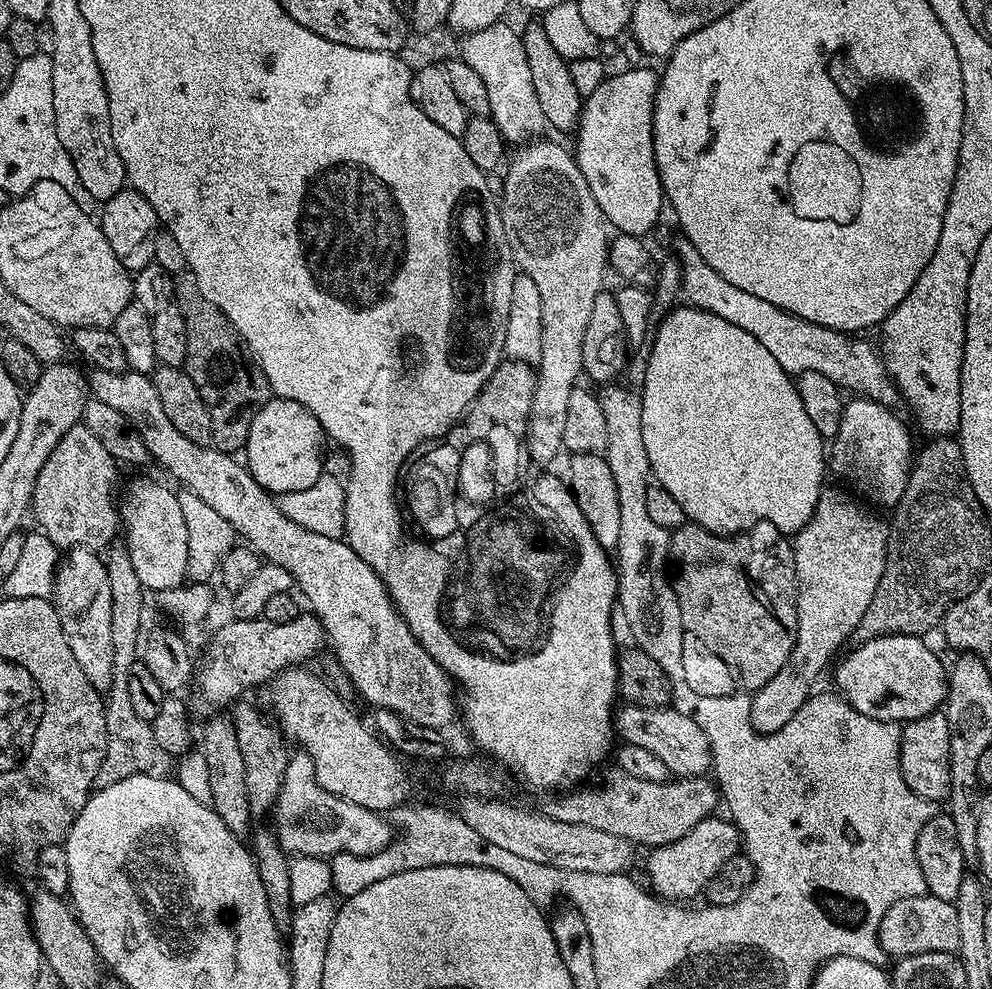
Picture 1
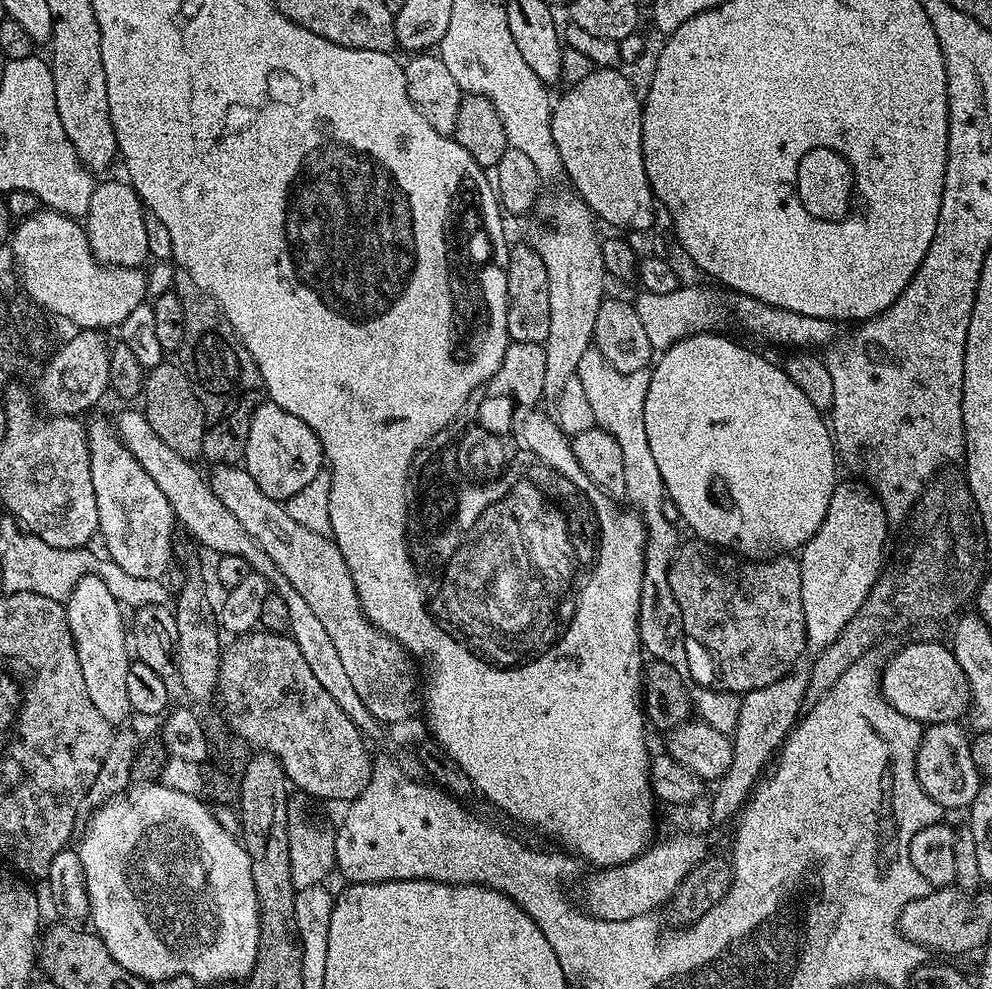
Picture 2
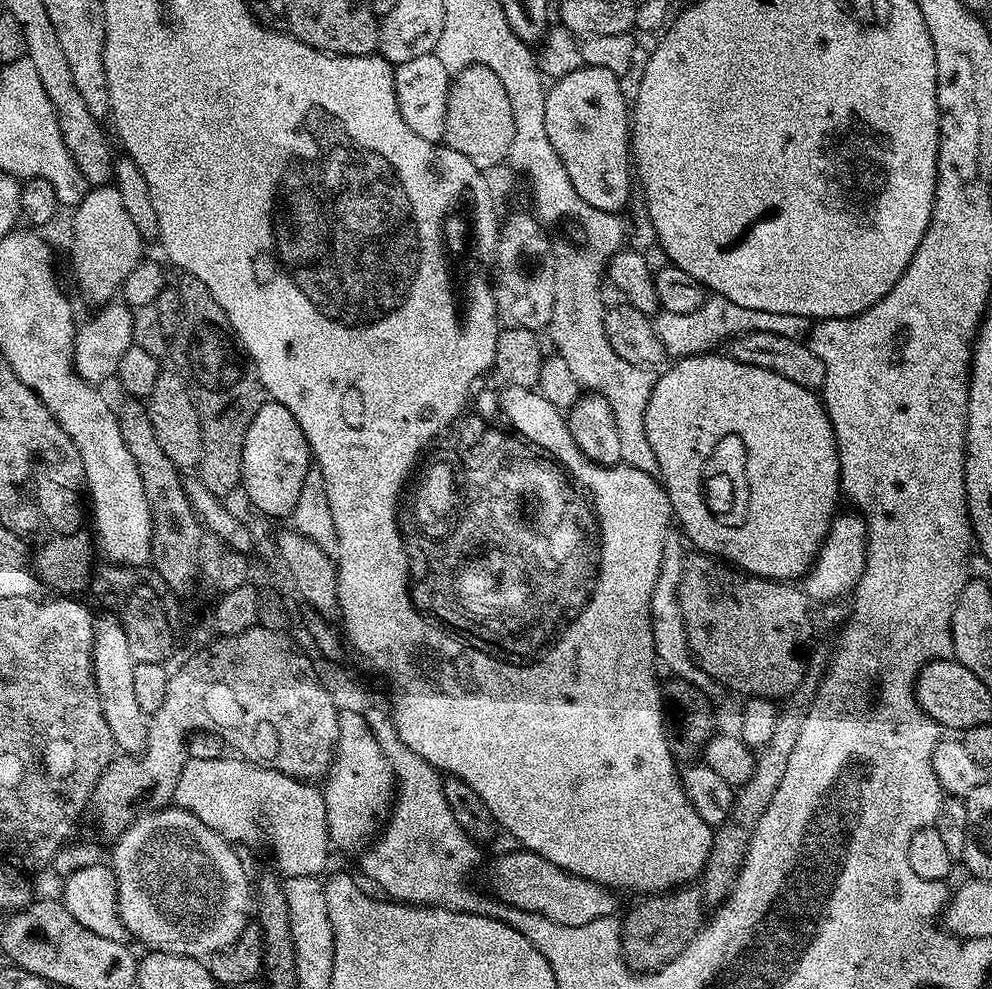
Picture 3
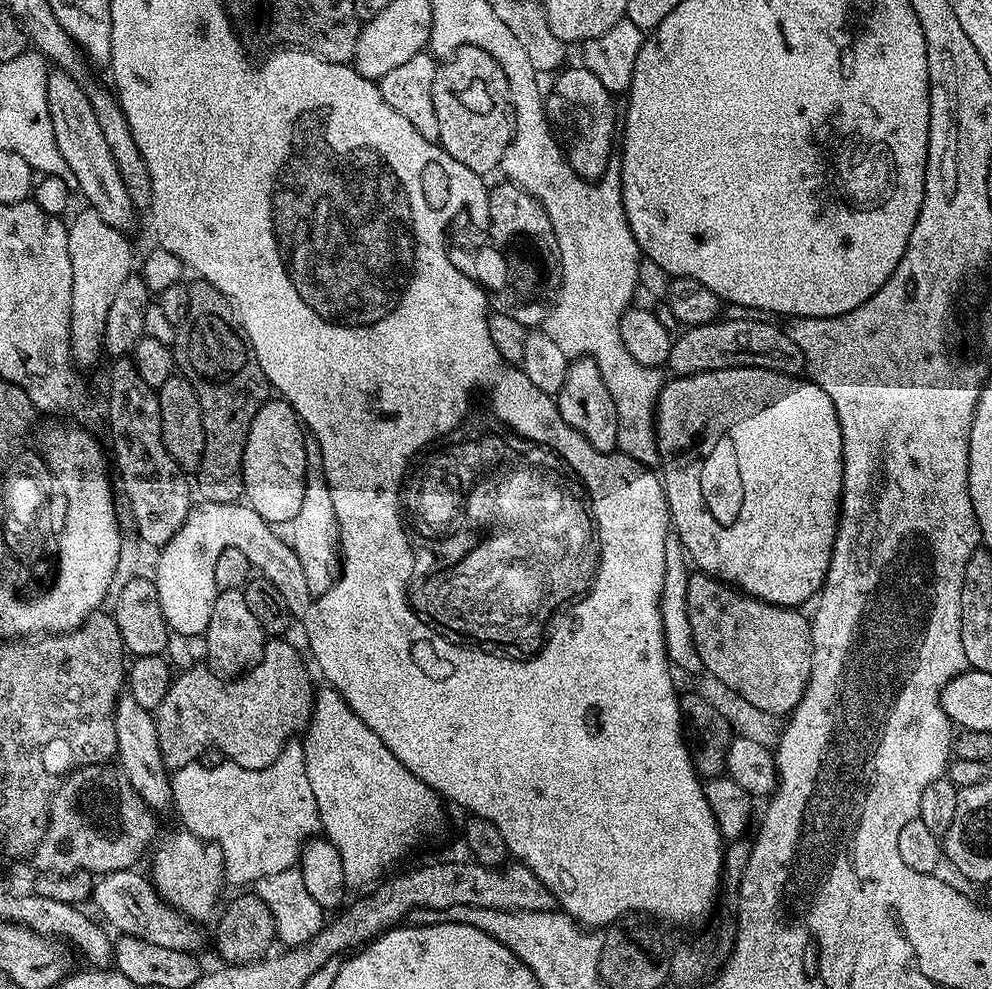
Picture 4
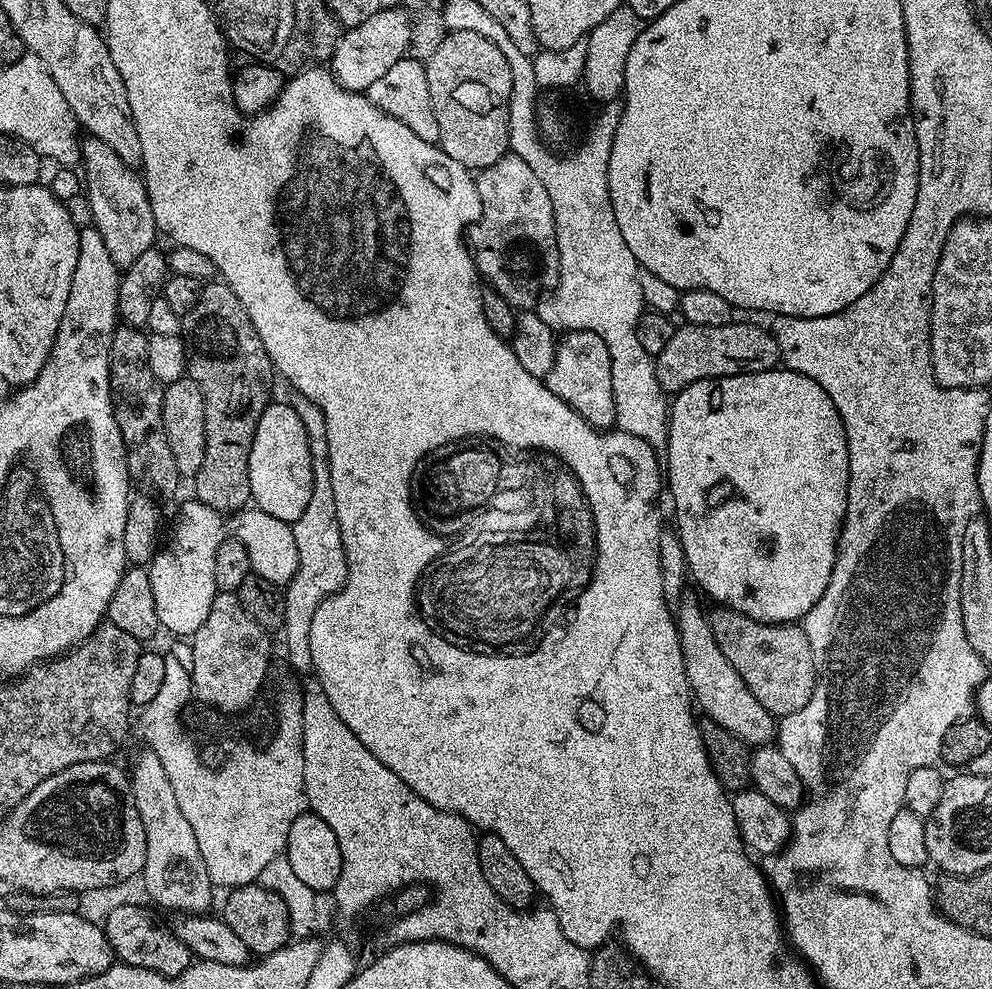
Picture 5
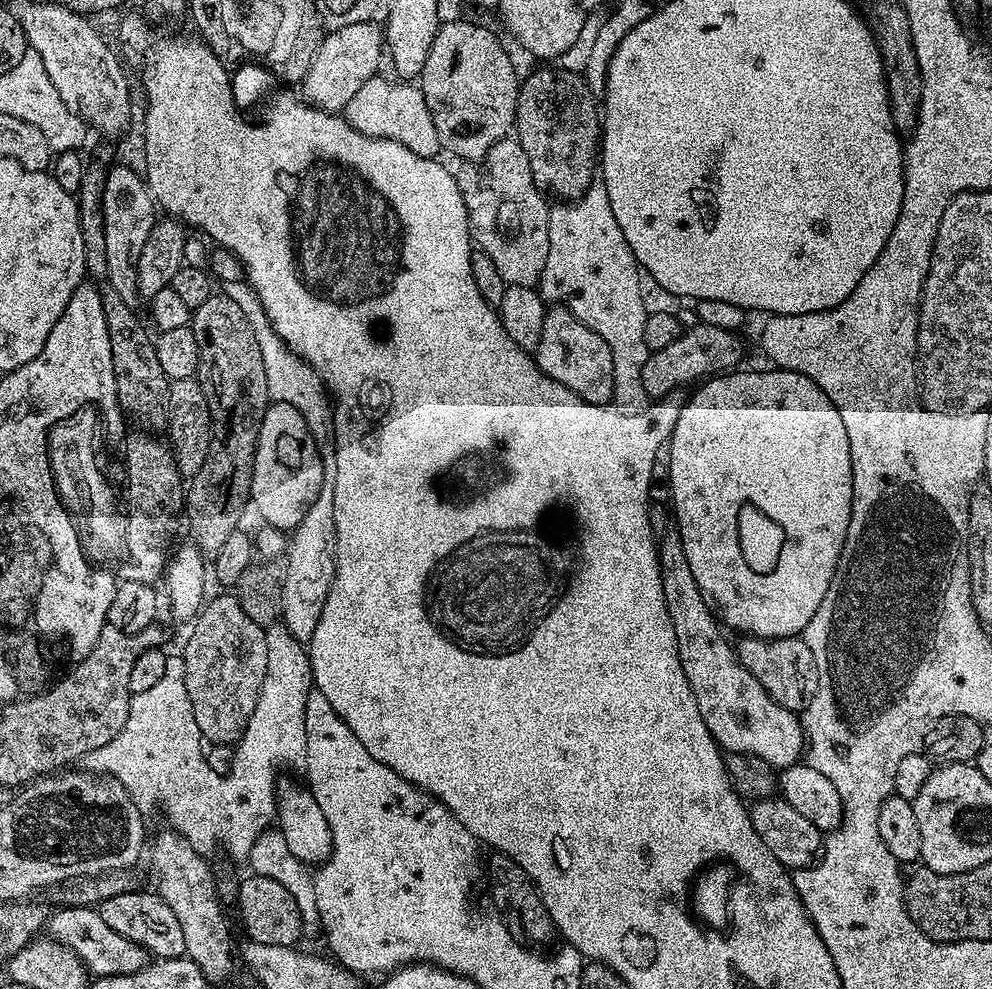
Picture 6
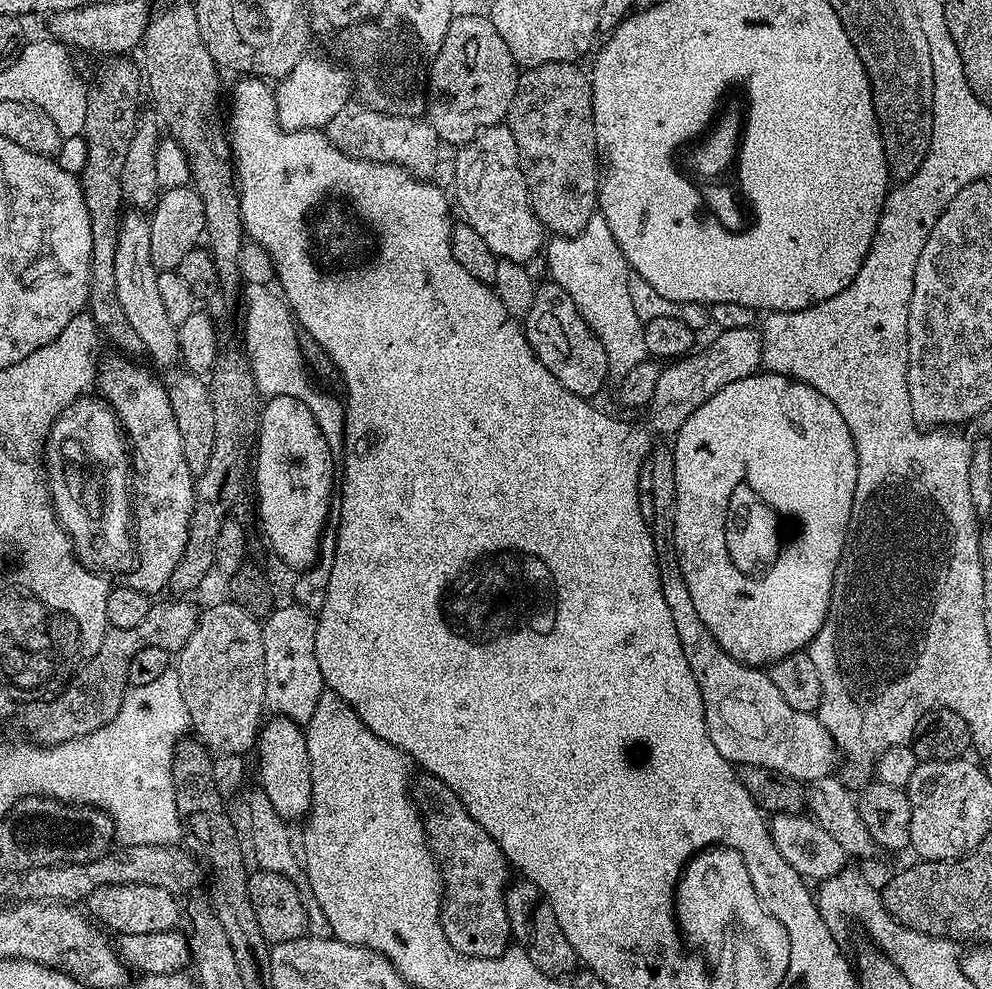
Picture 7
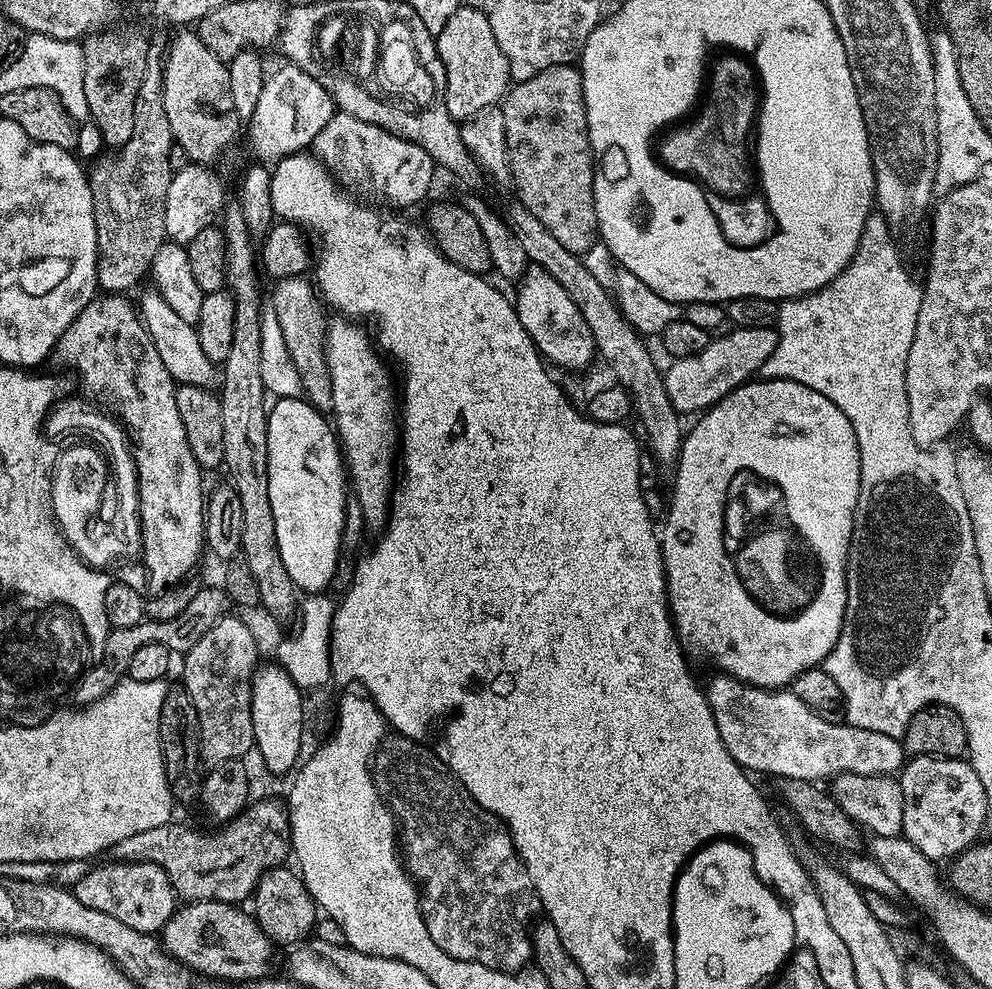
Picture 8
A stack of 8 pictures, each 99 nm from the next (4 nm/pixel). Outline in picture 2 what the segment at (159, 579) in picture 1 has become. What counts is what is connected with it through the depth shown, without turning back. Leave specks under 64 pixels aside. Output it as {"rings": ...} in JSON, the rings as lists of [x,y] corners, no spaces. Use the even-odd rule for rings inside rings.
{"rings":[[[104,420],[87,421],[86,431],[88,434],[88,449],[90,450],[90,482],[94,482],[94,498],[98,502],[98,522],[100,523],[99,539],[104,539],[104,548],[107,559],[118,562],[118,566],[122,566],[122,570],[126,570],[126,574],[134,574],[137,578],[154,578],[161,579],[165,574],[164,571],[168,568],[168,563],[172,560],[172,531],[178,528],[177,518],[172,512],[170,502],[166,500],[166,495],[159,490],[157,483],[153,478],[150,478],[146,471],[139,465],[139,462],[134,458],[134,454],[126,448],[116,433],[115,427],[111,423],[108,424]]]}

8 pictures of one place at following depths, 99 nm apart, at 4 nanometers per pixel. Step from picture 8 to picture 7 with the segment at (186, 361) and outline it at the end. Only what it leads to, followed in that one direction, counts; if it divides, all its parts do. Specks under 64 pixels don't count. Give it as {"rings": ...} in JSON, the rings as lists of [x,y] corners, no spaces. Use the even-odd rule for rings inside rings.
{"rings":[[[128,211],[120,216],[120,232],[116,235],[114,254],[116,293],[119,301],[122,302],[127,321],[138,334],[139,347],[152,355],[151,363],[153,365],[177,363],[180,355],[180,347],[176,341],[177,325],[173,324],[166,314],[166,306],[162,306],[162,294],[158,294],[158,270],[150,258],[149,219],[143,211]]]}

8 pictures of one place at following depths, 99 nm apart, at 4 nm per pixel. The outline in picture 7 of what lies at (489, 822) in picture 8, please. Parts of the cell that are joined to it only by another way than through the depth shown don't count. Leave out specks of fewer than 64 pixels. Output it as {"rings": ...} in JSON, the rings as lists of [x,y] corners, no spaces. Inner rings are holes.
{"rings":[[[427,774],[421,777],[414,784],[414,800],[423,815],[428,844],[443,876],[442,930],[454,950],[462,955],[495,957],[507,951],[513,939],[504,901],[504,892],[510,883],[508,859],[498,842],[470,818],[466,806],[445,780]]]}

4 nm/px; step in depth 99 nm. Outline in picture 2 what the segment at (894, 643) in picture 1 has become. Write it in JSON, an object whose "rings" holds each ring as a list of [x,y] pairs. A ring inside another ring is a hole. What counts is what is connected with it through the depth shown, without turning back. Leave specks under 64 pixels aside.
{"rings":[[[947,643],[944,644],[908,644],[905,648],[900,648],[892,657],[888,660],[888,665],[883,665],[881,674],[880,674],[880,691],[885,700],[887,700],[890,707],[894,710],[898,710],[898,714],[906,714],[906,718],[911,720],[920,721],[921,725],[927,726],[929,724],[941,724],[943,720],[955,721],[957,719],[956,715],[963,713],[965,709],[969,707],[970,697],[968,694],[968,683],[966,678],[962,674],[962,670],[958,666],[958,662],[954,658],[951,647]]]}

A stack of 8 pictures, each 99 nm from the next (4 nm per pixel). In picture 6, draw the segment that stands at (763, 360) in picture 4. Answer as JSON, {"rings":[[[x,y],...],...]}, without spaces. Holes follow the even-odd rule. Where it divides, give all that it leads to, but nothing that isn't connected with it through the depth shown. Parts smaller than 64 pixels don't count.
{"rings":[[[702,323],[683,329],[680,336],[674,338],[674,342],[670,342],[670,346],[662,346],[662,350],[650,352],[648,361],[641,370],[642,386],[646,396],[664,398],[675,393],[672,391],[682,387],[683,384],[695,385],[705,378],[733,371],[739,365],[736,363],[744,356],[744,344],[738,337],[736,332]]]}

